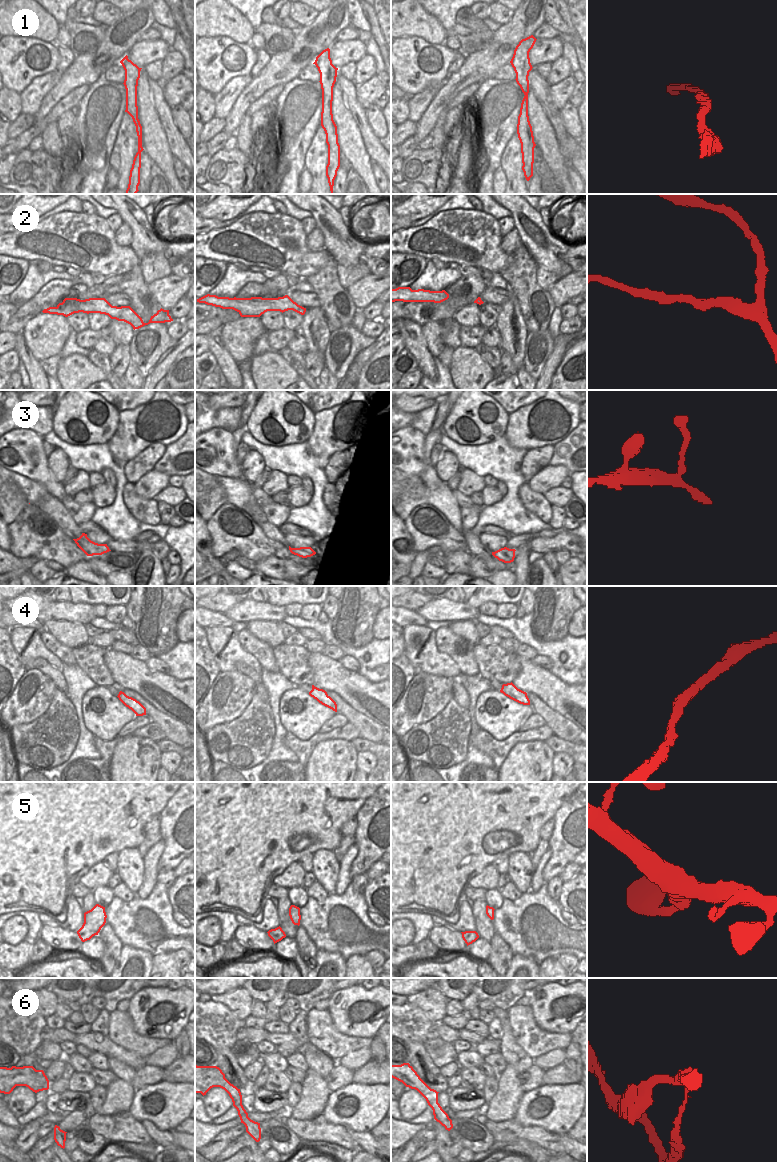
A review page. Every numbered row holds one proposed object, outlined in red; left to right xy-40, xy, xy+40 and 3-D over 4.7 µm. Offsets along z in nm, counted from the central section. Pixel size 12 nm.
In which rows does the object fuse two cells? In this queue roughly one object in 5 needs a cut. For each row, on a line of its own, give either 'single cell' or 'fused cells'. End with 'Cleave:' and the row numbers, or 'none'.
1: single cell
2: single cell
3: single cell
4: single cell
5: single cell
6: fused cells
Cleave: 6

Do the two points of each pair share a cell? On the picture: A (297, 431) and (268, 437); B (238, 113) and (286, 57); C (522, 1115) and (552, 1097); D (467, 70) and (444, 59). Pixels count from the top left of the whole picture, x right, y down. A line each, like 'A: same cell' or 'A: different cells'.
A: same cell
B: same cell
C: same cell
D: different cells

